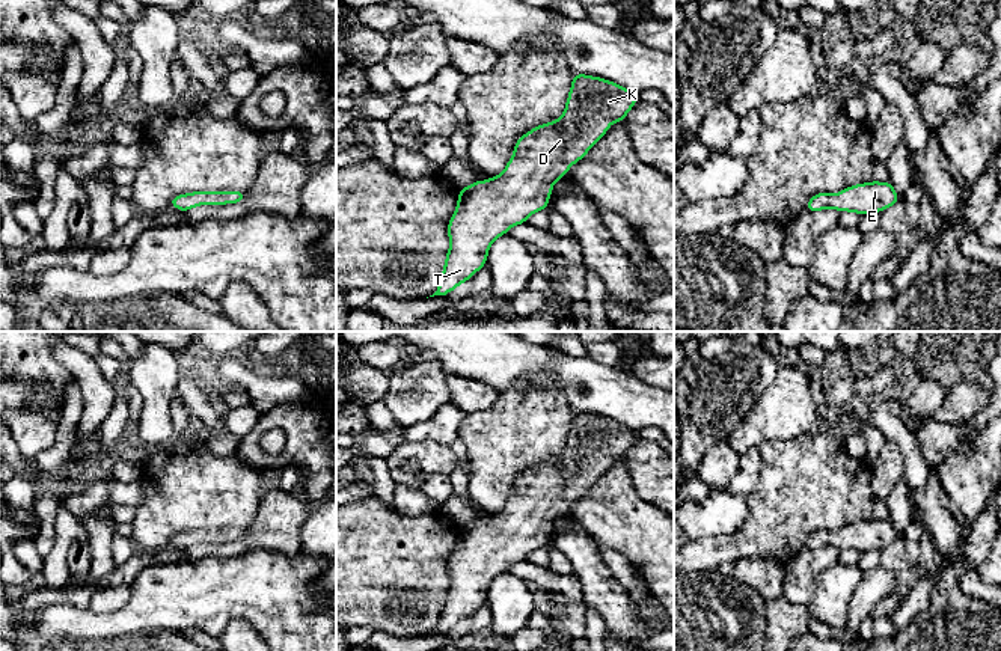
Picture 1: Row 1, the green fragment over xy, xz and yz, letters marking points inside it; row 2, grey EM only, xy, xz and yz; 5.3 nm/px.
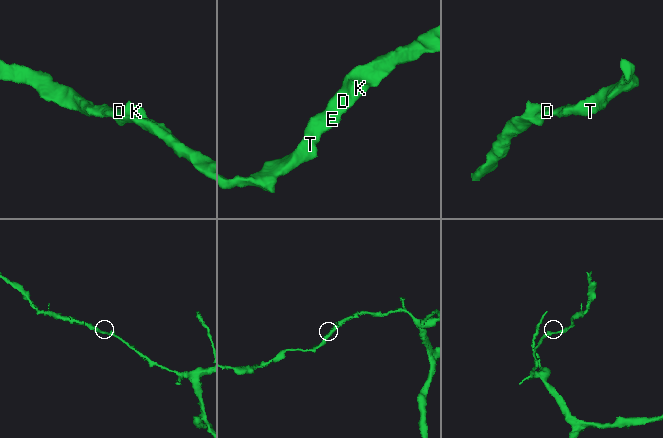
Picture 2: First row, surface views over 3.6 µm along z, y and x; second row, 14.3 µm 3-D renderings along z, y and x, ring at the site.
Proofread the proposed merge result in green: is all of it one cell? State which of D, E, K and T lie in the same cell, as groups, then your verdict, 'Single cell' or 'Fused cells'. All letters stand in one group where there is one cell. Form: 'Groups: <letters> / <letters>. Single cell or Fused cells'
Groups: D E K T. Single cell

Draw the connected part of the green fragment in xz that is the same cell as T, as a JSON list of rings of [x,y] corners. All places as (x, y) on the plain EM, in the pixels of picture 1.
[[[573,411],[565,448],[555,460],[538,463],[519,475],[513,494],[504,509],[488,518],[476,518],[460,527],[457,547],[448,561],[449,589],[437,628],[430,633],[446,633],[487,601],[491,580],[507,573],[508,567],[526,561],[526,556],[546,547],[553,520],[564,515],[568,506],[582,497],[614,460],[623,460],[636,442],[638,431],[605,416]]]

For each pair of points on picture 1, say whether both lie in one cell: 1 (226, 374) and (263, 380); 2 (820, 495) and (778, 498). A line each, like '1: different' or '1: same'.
1: same
2: same

